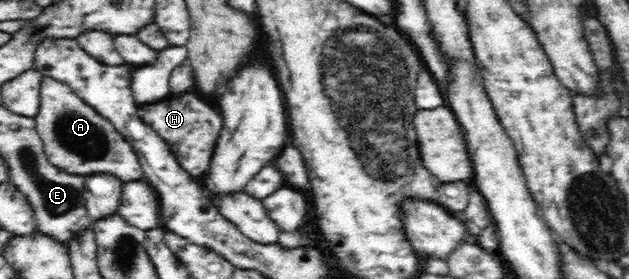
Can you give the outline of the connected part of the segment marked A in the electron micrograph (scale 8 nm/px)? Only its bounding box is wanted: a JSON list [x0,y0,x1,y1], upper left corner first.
[33,76,144,183]

